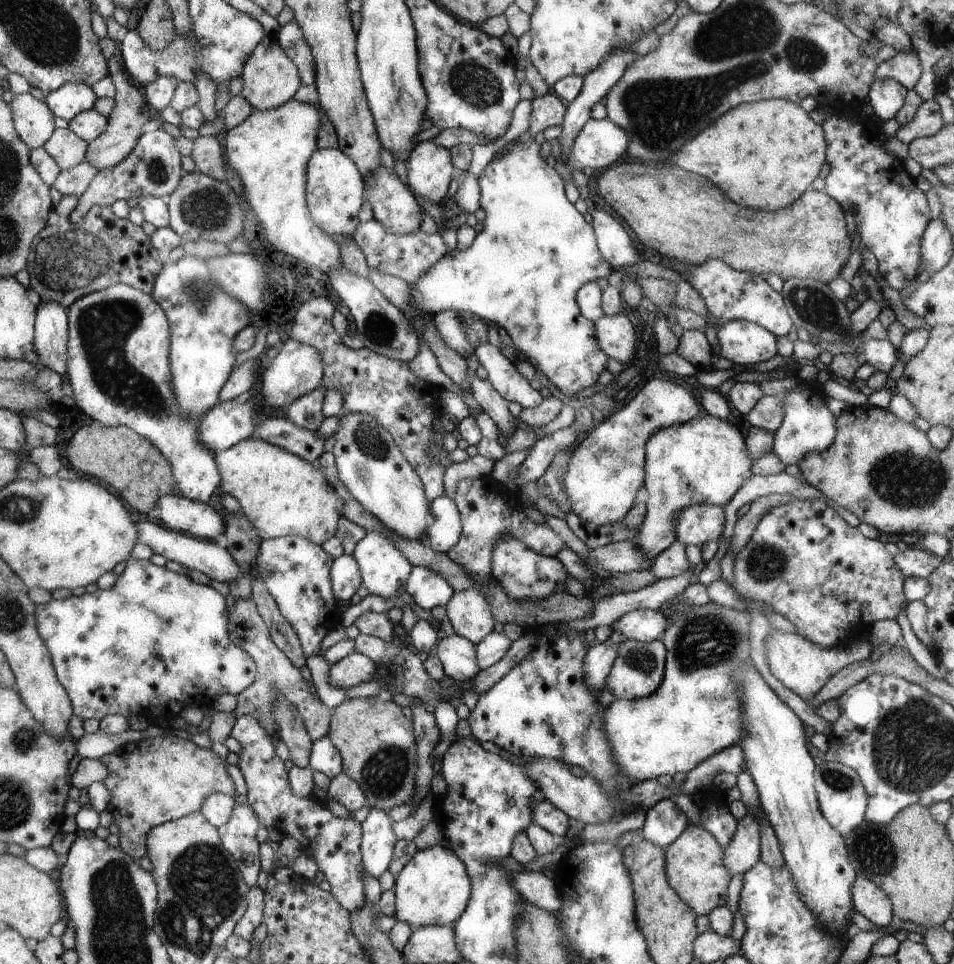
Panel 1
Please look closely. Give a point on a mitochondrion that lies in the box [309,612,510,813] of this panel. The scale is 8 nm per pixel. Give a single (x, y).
(385, 770)

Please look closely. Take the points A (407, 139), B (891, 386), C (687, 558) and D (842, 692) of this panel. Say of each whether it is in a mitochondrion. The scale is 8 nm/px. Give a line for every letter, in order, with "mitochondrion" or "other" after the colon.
A: other
B: other
C: other
D: other

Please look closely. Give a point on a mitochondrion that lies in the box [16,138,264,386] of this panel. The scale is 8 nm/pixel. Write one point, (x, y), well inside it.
(69, 258)

